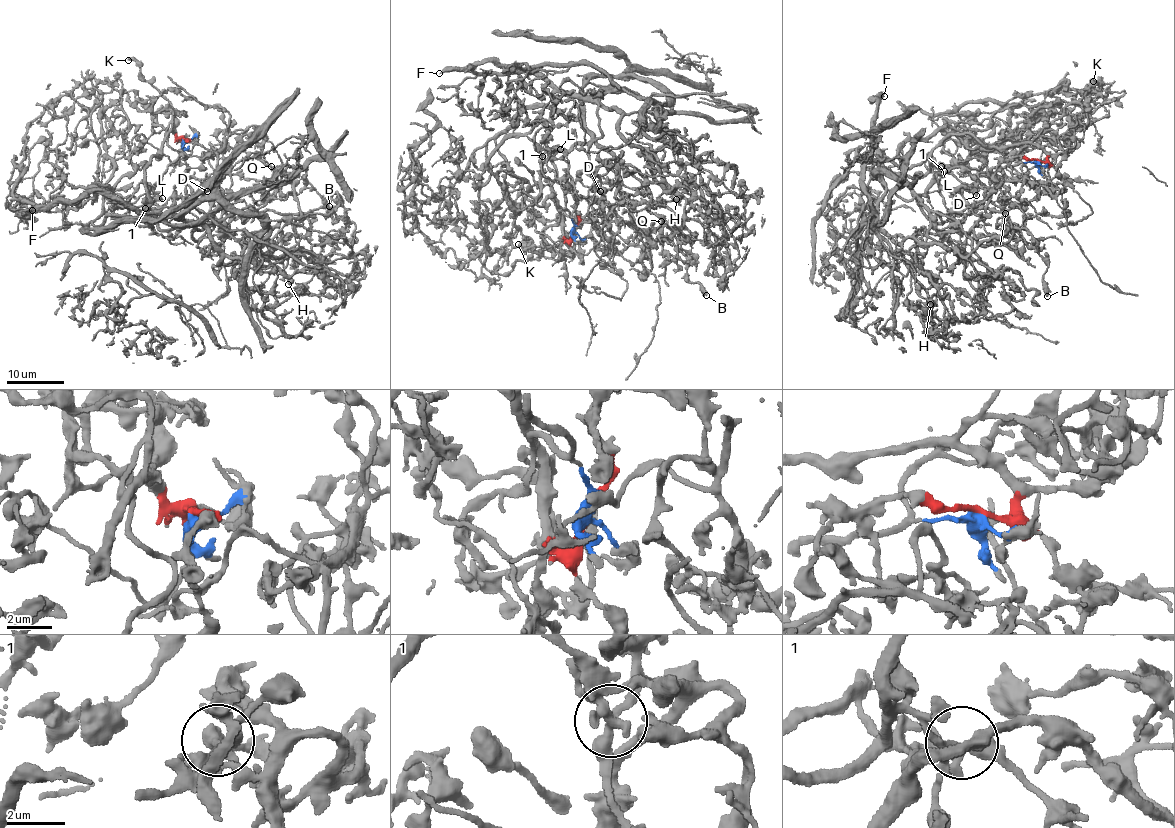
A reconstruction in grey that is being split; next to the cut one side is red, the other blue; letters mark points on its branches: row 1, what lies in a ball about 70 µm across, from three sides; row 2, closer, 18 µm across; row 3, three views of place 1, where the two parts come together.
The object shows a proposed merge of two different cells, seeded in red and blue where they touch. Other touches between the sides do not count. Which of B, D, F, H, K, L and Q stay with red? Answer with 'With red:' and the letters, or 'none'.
With red: B, D, F, H, K, L, Q

